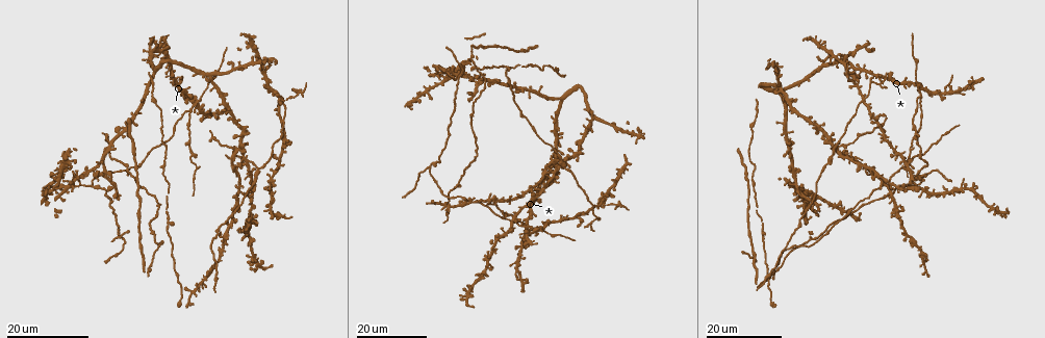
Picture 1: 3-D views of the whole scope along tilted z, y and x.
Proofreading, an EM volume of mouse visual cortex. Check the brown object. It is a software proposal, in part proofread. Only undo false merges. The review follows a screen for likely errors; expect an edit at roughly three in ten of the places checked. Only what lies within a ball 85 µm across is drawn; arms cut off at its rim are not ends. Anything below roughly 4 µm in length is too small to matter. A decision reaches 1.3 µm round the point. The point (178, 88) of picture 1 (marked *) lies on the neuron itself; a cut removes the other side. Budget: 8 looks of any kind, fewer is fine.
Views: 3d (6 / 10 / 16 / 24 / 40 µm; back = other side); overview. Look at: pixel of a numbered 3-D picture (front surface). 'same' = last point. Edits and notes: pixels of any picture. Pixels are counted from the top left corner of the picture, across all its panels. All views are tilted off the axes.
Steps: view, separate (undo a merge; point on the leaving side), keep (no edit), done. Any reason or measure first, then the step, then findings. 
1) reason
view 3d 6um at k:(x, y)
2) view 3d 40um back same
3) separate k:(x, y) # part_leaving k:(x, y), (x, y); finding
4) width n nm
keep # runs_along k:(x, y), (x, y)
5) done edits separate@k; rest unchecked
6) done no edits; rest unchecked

view 3d 24um at 1:(189, 107)

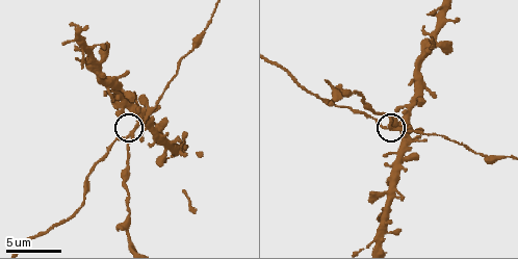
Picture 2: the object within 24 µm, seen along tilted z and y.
view 3d 6um at 2:(388, 127)

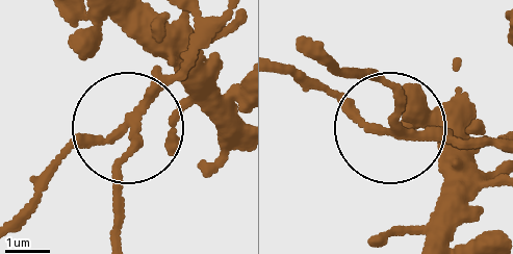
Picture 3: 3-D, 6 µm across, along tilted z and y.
width 170 nm
separate 3:(121, 159) # two neurons meet here

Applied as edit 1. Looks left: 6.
view overview

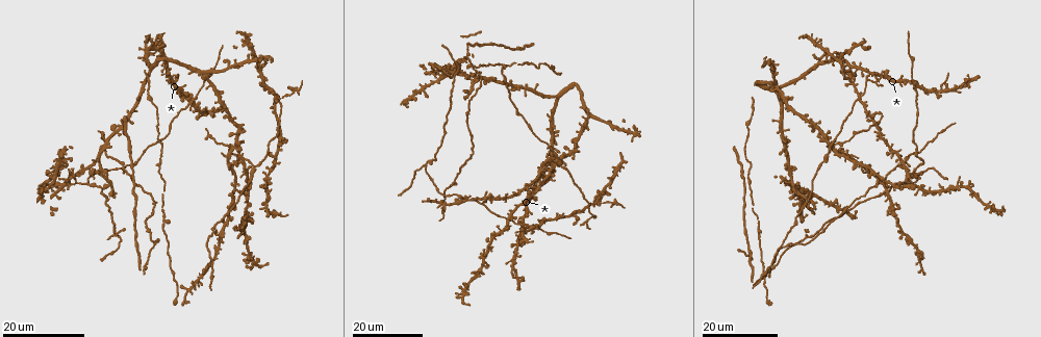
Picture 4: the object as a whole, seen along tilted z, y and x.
three arms meet
view 3d 24um at 4:(839, 145)

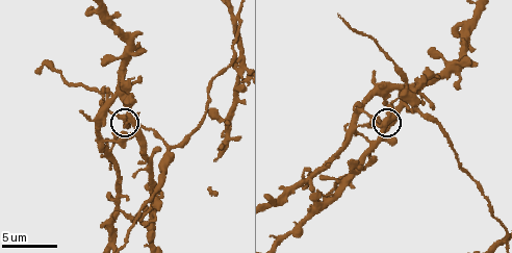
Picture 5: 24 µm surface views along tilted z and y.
view 3d 6um same

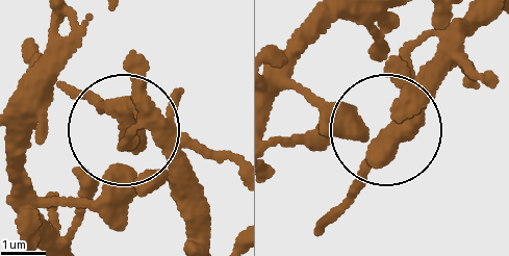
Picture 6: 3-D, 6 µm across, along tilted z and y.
arms 3
keep # one neuron here

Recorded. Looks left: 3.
view 3d 6um at 5:(233, 21)

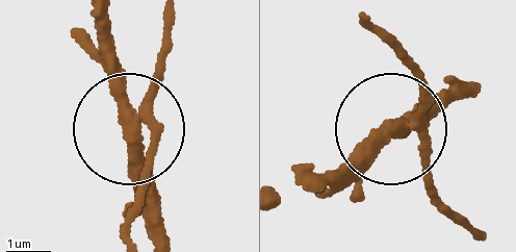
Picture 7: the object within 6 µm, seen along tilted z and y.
from behind
view 3d 6um back at 7:(392, 128)

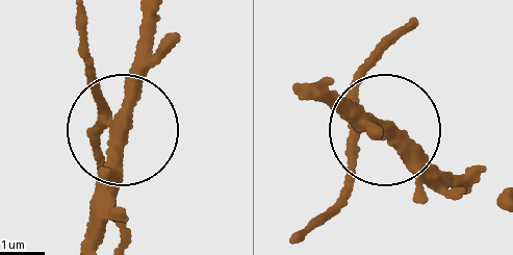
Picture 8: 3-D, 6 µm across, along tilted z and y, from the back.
keep # runs_along 8:(409, 25), (359, 85), (386, 129), (324, 104); one neuron here

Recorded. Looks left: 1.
two arms at a narrow angle
view 3d 10um at 5:(170, 146)

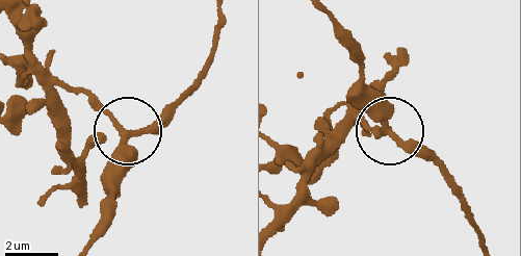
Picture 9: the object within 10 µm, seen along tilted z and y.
keep # one neuron here

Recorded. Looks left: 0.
done edits separate@3; rest unchecked

